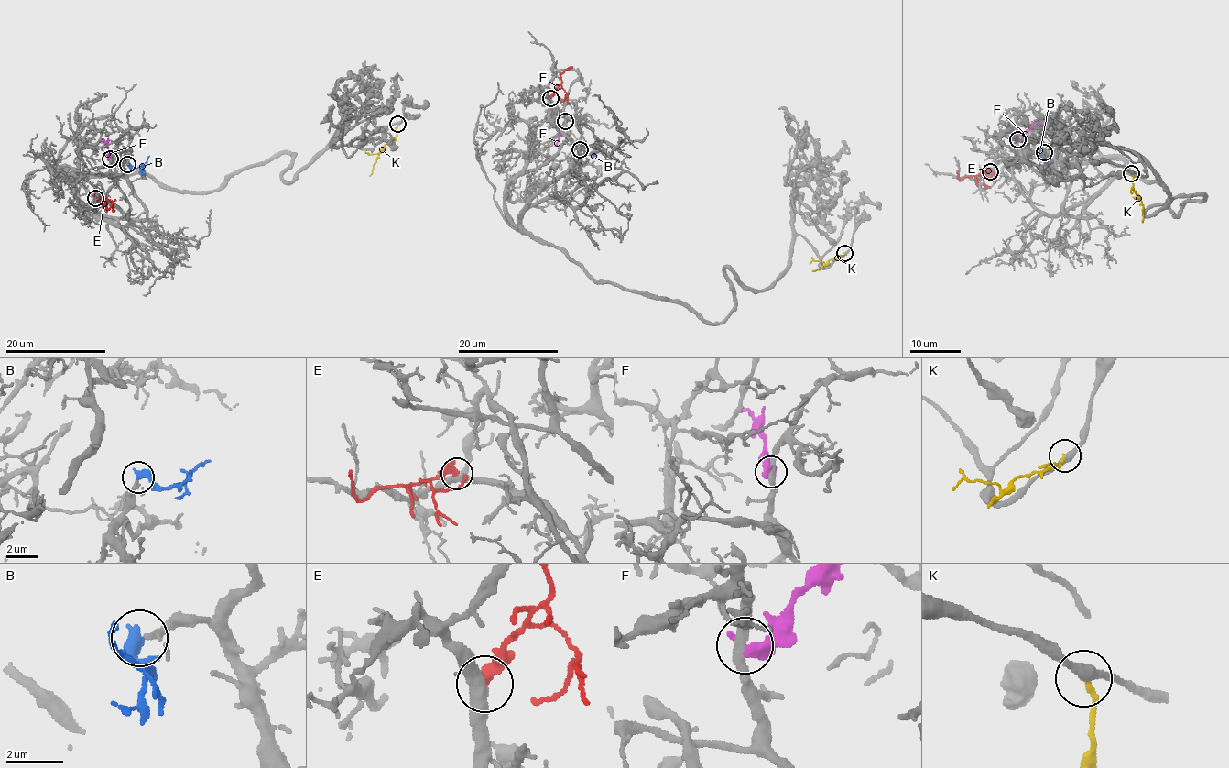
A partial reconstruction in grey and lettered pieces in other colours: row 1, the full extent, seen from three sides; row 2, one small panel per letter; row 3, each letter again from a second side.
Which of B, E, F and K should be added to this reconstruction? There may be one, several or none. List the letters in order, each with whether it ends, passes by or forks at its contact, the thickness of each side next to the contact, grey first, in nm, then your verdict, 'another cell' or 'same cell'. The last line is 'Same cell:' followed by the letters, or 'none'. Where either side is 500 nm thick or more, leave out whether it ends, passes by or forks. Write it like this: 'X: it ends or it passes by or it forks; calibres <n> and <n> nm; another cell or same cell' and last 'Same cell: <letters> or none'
B: calibres 180 and 500 nm; same cell
E: it ends; calibres 440 and 440 nm; another cell
F: calibres 340 and 550 nm; another cell
K: it ends; calibres 360 and 180 nm; another cell
Same cell: B

